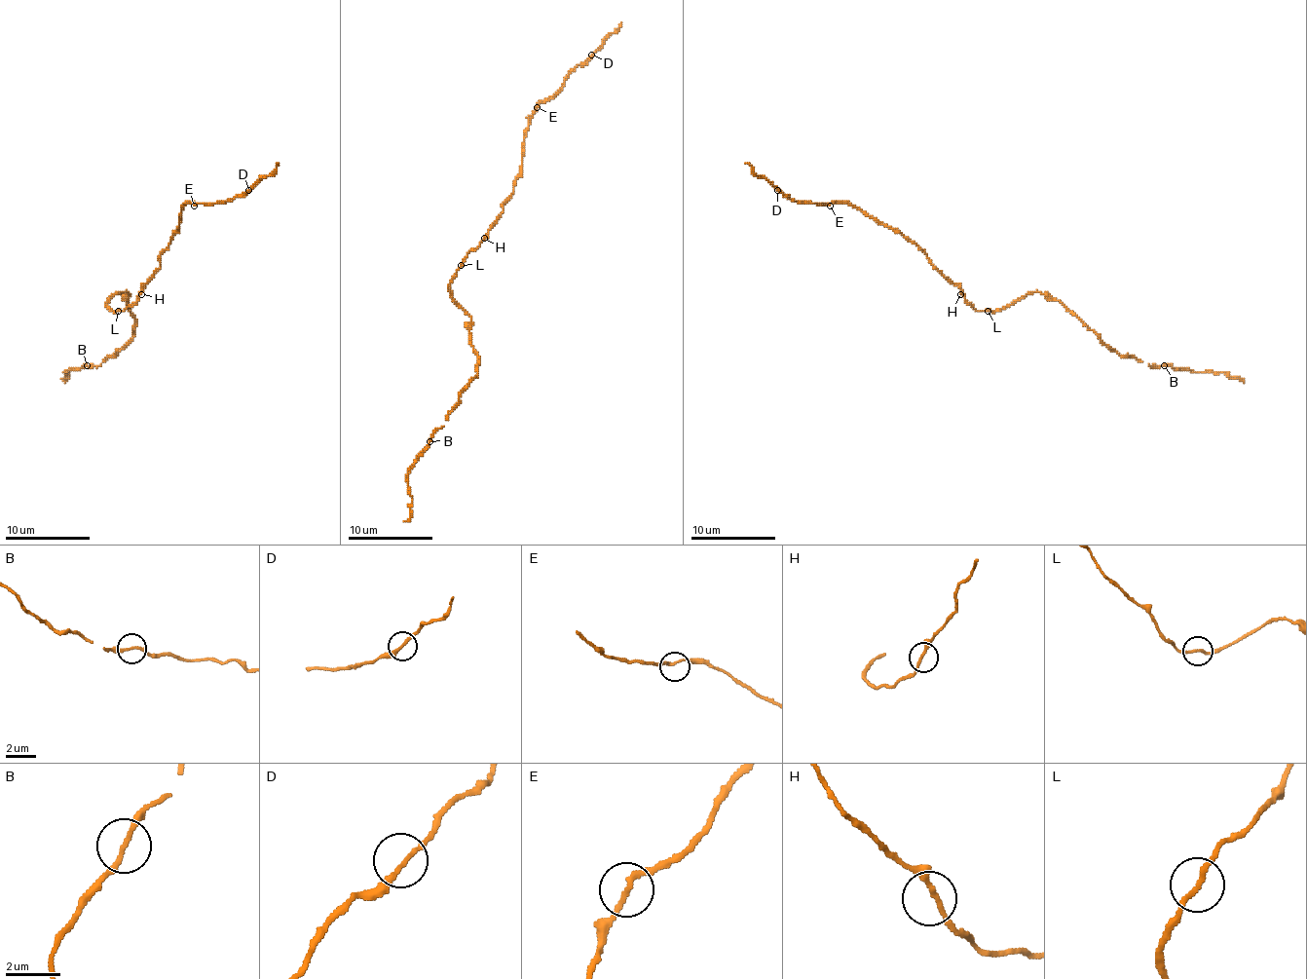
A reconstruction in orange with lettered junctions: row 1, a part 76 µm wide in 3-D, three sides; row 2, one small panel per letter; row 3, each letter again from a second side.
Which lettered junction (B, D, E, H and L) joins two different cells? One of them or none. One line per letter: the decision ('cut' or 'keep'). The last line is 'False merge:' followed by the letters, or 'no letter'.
B: keep
D: keep
E: keep
H: keep
L: keep
False merge: no letter

